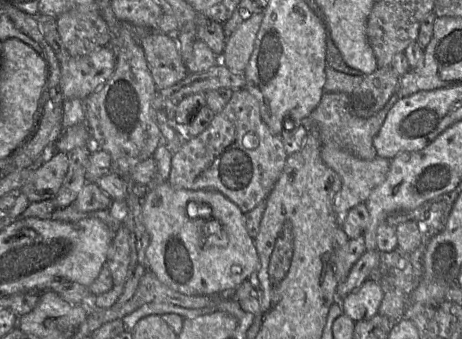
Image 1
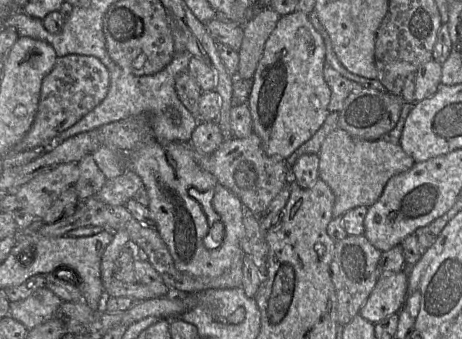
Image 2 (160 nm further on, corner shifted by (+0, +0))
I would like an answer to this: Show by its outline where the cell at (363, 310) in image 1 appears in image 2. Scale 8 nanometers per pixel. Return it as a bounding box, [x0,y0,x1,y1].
[359,272,408,323]

